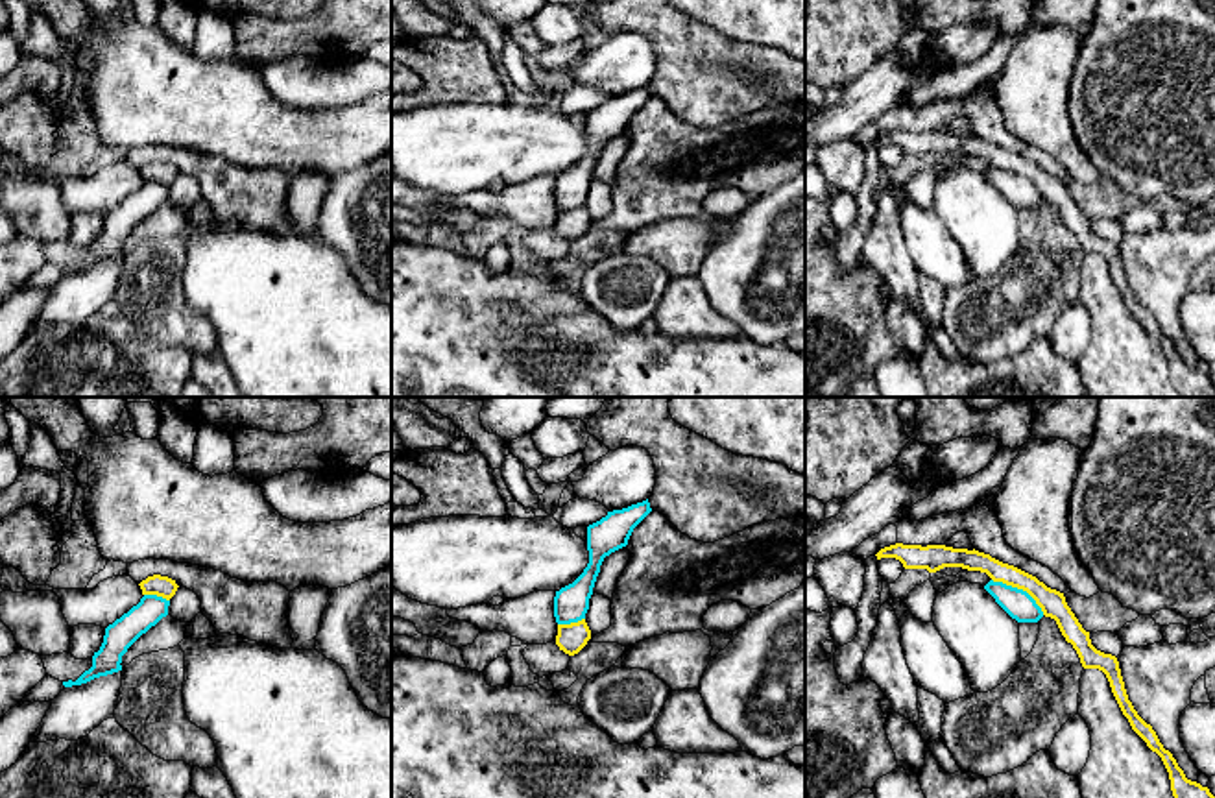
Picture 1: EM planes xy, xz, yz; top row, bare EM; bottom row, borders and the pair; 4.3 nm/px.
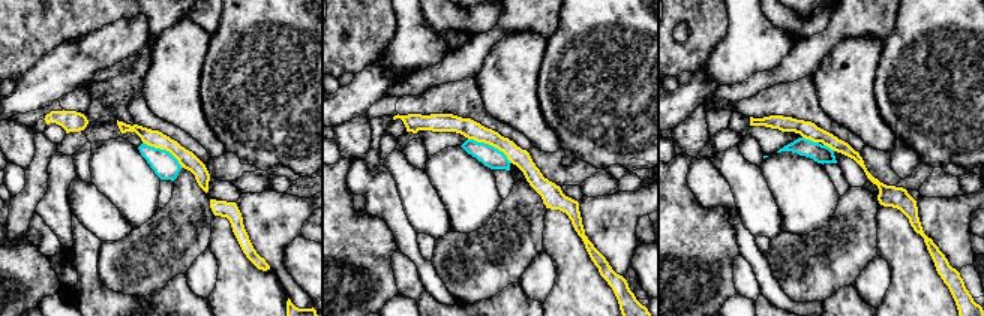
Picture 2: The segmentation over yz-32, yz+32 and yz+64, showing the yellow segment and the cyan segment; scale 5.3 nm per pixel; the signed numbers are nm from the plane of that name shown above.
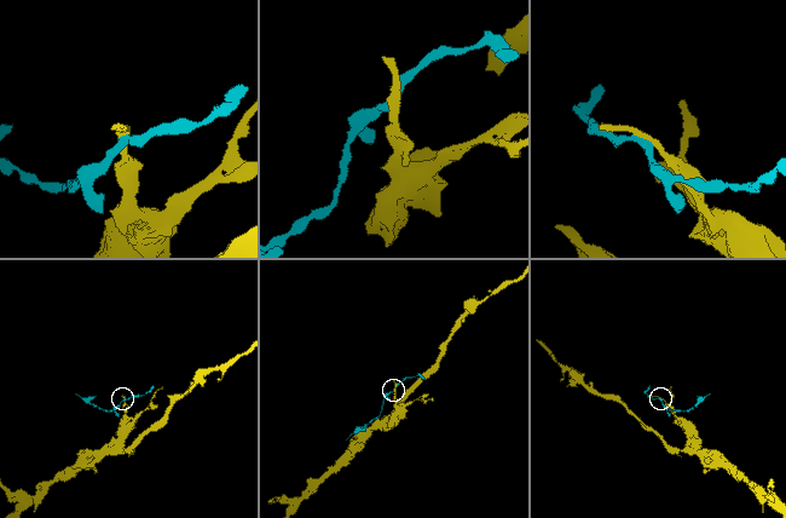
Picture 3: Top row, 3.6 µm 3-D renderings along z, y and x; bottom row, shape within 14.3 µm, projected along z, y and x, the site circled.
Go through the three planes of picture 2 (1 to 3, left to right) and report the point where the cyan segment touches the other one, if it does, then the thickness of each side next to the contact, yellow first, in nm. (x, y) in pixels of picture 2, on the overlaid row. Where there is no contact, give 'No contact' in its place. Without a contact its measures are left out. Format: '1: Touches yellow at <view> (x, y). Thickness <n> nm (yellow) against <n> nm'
1: Touches yellow at yz-32 (164, 149). Thickness 90 nm (yellow) against 140 nm
2: Touches yellow at yz+32 (491, 144). Thickness 100 nm (yellow) against 110 nm
3: Touches yellow at yz+64 (810, 140). Thickness 90 nm (yellow) against 100 nm

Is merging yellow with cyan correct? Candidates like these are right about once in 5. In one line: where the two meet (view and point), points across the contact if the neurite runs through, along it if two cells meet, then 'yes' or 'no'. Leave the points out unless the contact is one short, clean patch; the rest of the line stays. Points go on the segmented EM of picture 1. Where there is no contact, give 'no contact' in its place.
yz (1020, 588) | along yz (992, 579), (1022, 588), (1044, 614) | no

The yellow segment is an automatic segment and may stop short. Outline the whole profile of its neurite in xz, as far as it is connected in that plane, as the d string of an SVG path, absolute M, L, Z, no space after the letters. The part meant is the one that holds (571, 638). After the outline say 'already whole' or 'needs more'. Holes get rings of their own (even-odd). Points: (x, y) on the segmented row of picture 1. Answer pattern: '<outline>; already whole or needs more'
M585 619L571 624L558 624L556 645L569 656L578 654L591 639Z; already whole

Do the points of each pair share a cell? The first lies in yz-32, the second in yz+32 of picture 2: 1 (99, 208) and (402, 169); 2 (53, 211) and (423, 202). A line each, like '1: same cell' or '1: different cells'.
1: same cell
2: different cells

